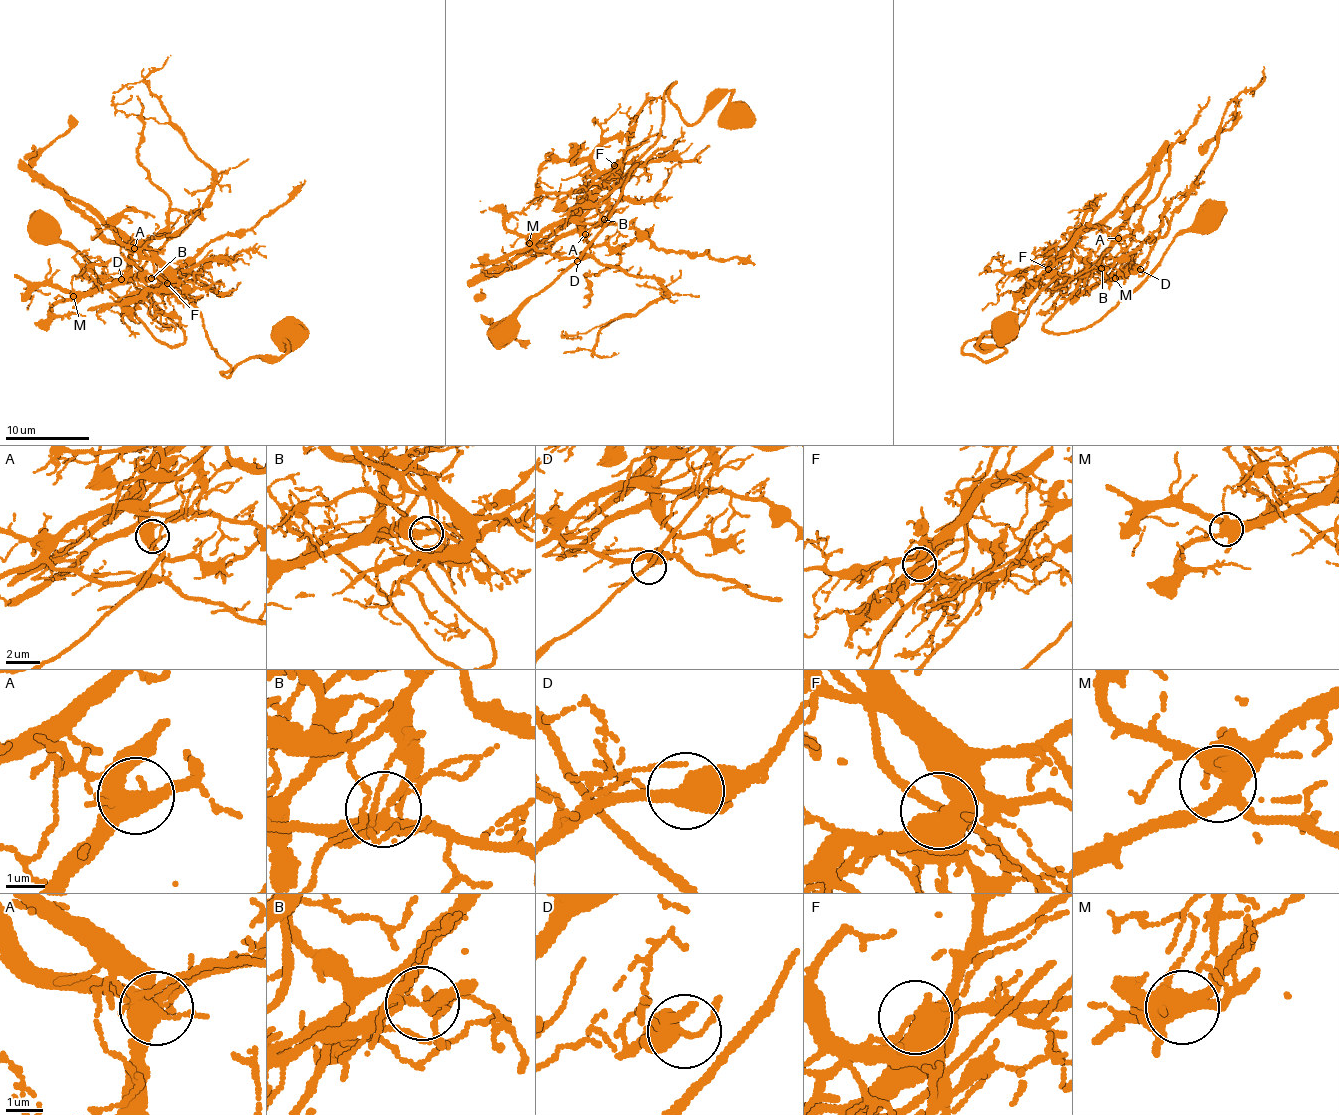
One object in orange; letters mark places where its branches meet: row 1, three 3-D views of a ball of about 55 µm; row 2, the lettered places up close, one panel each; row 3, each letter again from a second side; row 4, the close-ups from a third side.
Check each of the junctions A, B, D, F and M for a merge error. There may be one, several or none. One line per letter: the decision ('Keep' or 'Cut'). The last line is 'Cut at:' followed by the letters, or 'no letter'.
A: Keep
B: Cut
D: Keep
F: Keep
M: Keep
Cut at: B

